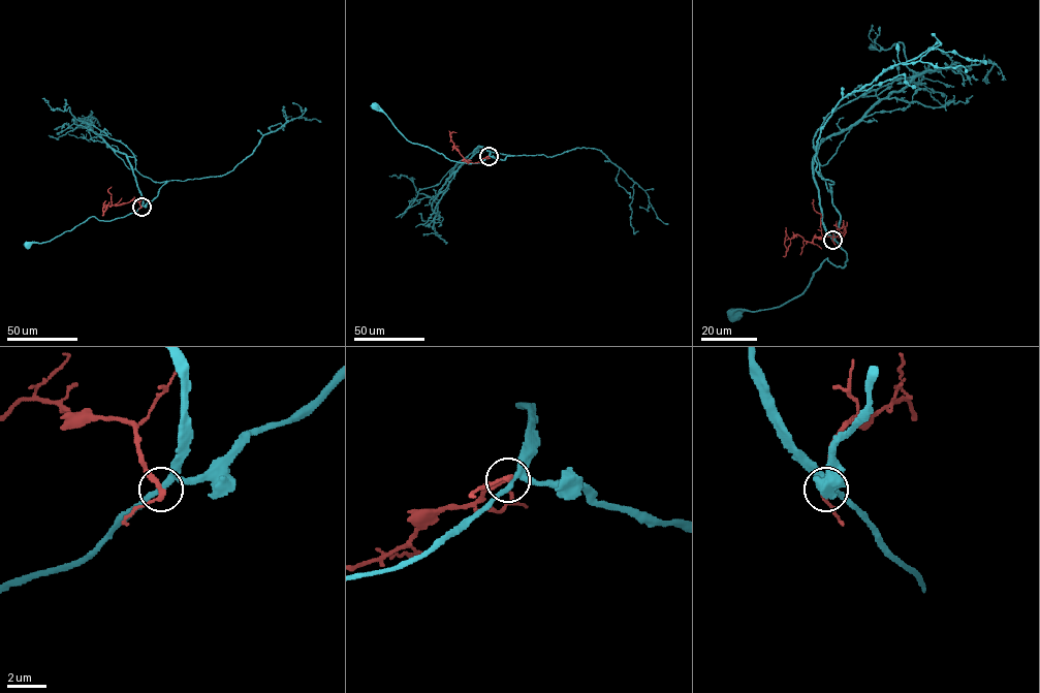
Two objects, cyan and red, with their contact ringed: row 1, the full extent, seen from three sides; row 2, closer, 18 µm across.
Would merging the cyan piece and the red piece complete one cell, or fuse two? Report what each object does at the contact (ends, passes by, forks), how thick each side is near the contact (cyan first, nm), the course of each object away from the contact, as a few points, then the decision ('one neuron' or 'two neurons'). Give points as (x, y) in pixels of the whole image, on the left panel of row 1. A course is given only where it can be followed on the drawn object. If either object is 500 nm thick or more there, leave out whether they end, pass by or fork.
cyan forks; red passes by; calibres 240 and 220 nm; course cyan (140, 207), (108, 221), (91, 217), (50, 241), (27, 245); course red (140, 207), (138, 201), (131, 200), (106, 208), (103, 205), (103, 212), (108, 201); two neurons

